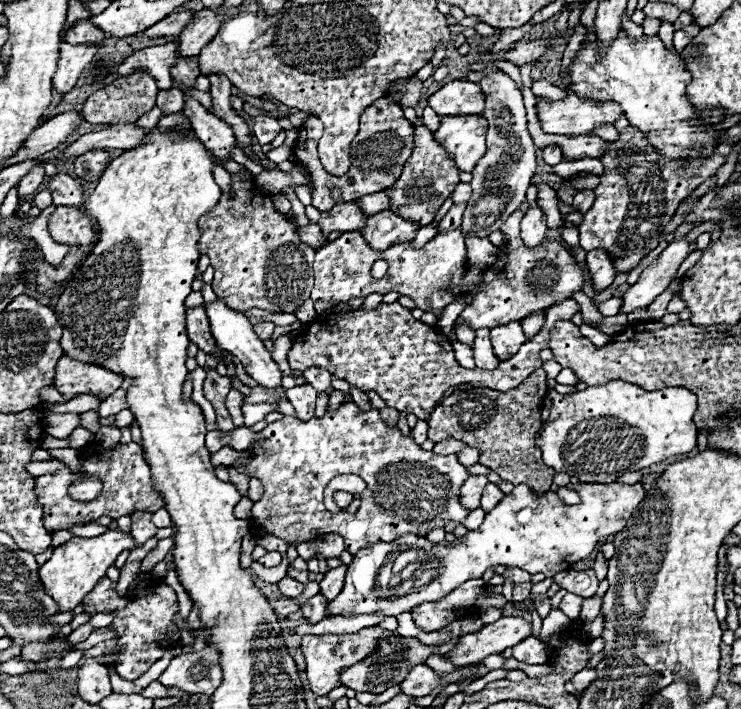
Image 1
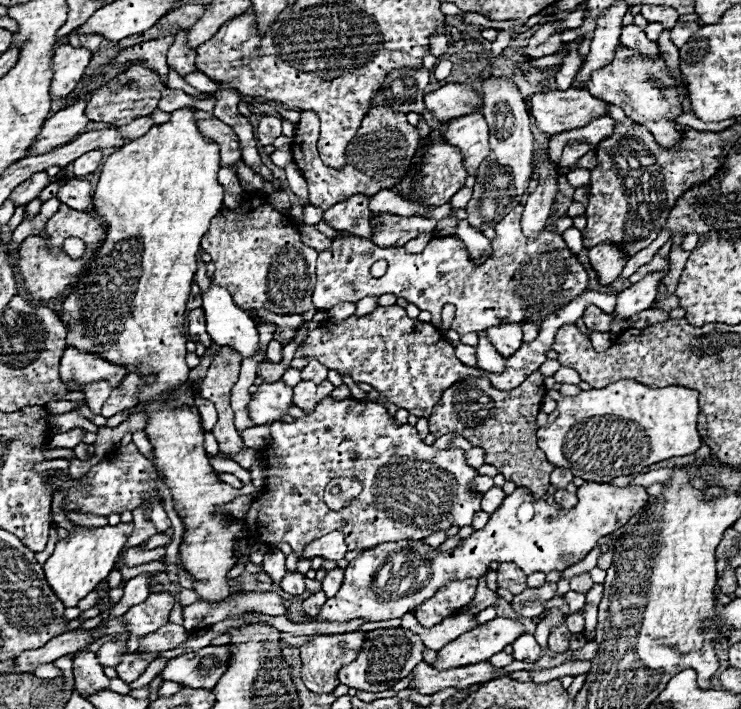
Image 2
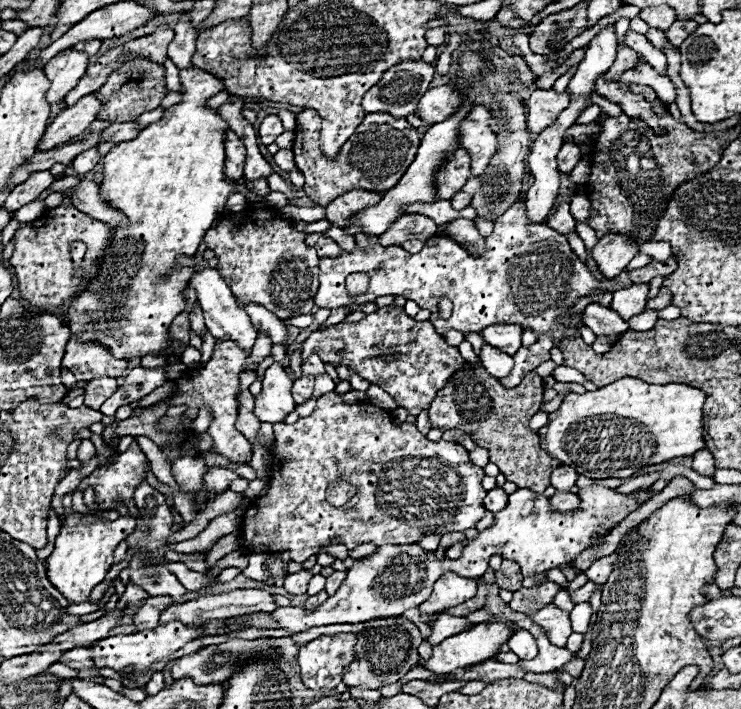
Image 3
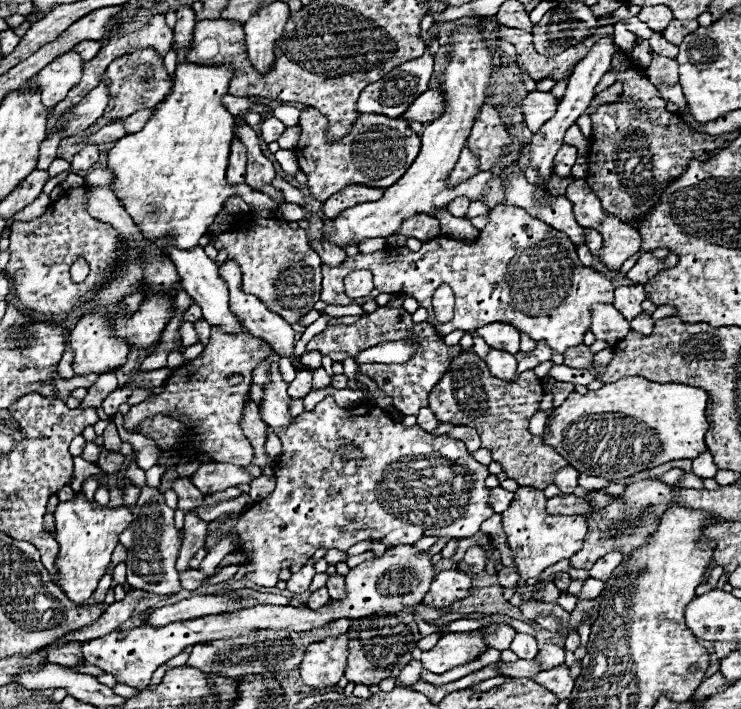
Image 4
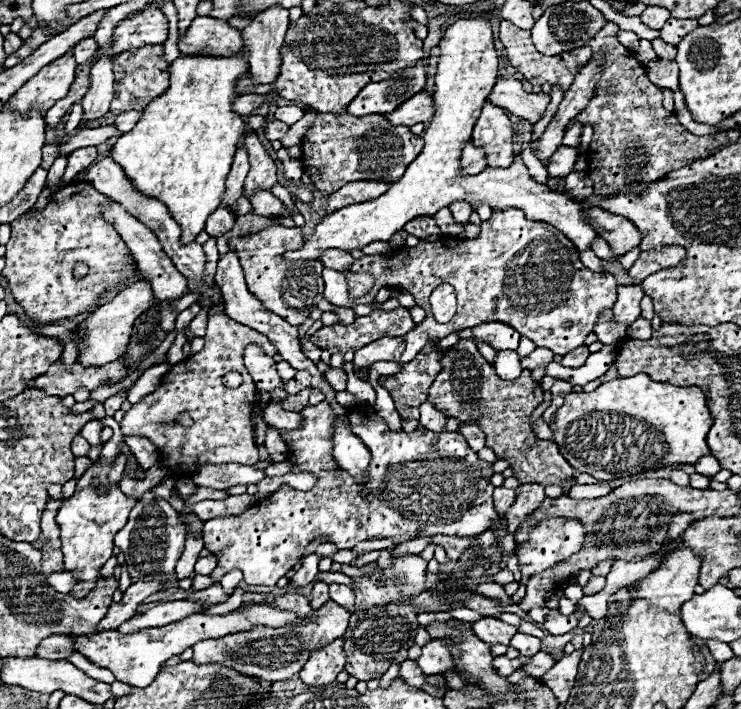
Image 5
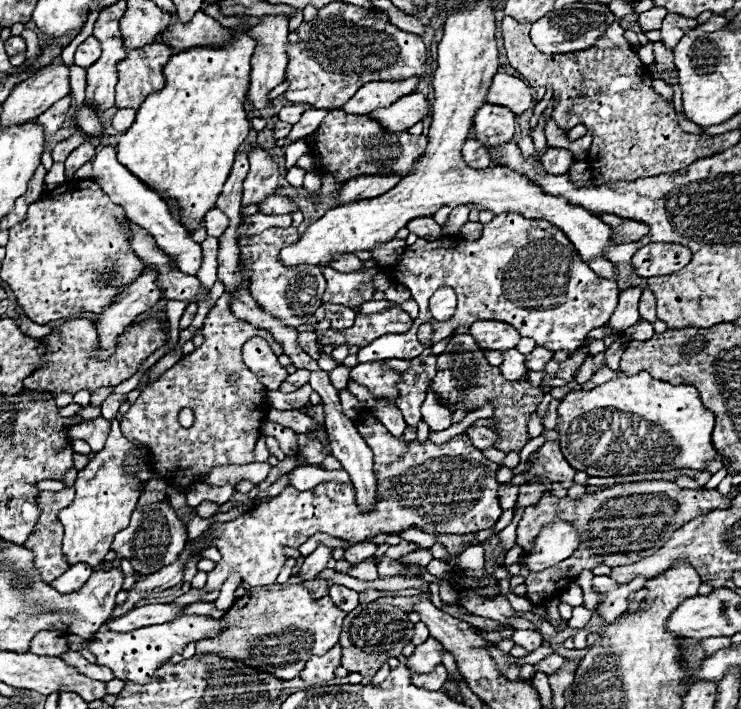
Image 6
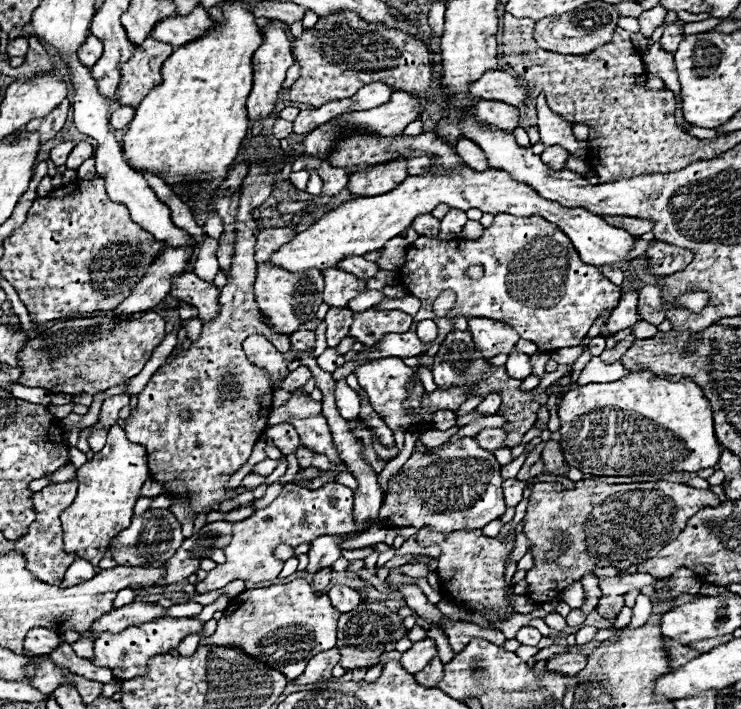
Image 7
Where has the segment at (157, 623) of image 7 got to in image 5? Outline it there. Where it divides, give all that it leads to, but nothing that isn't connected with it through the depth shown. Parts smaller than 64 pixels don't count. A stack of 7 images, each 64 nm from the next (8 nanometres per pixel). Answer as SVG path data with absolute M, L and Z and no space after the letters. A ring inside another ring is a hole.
M252 606L246 610L236 610L224 616L208 616L208 614L194 614L188 616L184 620L166 624L166 626L158 626L158 628L144 628L140 632L134 634L120 634L116 630L108 630L108 632L98 632L90 638L80 638L80 636L72 636L74 640L74 650L84 654L92 664L100 666L100 668L108 668L114 672L116 680L126 682L130 686L138 686L138 688L146 688L154 676L158 674L160 666L176 656L182 654L186 648L190 648L192 644L200 642L200 640L208 640L208 638L220 638L226 636L230 632L240 632L240 630L250 630L254 624L262 624L262 626L284 626L288 622L294 620L292 612L284 612L284 610L276 610L270 606Z

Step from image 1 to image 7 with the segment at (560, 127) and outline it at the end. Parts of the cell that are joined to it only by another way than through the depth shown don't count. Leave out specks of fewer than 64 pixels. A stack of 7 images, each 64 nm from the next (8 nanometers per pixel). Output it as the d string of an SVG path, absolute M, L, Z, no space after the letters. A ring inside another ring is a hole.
M488 70L482 78L470 84L470 94L484 100L502 100L516 108L524 106L528 92L526 88L504 70Z

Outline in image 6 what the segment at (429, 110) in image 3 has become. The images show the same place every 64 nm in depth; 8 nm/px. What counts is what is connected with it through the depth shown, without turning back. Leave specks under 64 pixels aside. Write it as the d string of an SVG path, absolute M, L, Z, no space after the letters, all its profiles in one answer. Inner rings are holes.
M414 92L412 96L402 96L392 106L378 108L368 116L374 118L378 124L382 124L382 128L388 132L402 132L414 126L416 122L422 122L426 114L428 114L426 96L420 92Z

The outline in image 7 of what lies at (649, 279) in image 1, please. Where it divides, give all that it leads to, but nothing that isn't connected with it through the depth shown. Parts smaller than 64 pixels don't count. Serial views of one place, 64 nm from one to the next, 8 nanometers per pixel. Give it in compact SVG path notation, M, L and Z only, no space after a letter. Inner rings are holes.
M632 290L632 292L626 292L618 306L612 310L608 322L606 322L606 328L610 334L616 334L628 326L634 326L638 322L638 316L636 316L636 306L638 306L638 294Z

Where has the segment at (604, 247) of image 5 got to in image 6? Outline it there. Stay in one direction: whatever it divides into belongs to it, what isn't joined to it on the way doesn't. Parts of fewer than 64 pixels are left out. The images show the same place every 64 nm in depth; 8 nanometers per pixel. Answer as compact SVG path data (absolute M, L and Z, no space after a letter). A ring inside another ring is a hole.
M640 241L633 243L621 244L618 246L608 246L604 250L605 257L607 260L610 260L613 263L621 262L631 262L632 257L638 251L640 246Z

